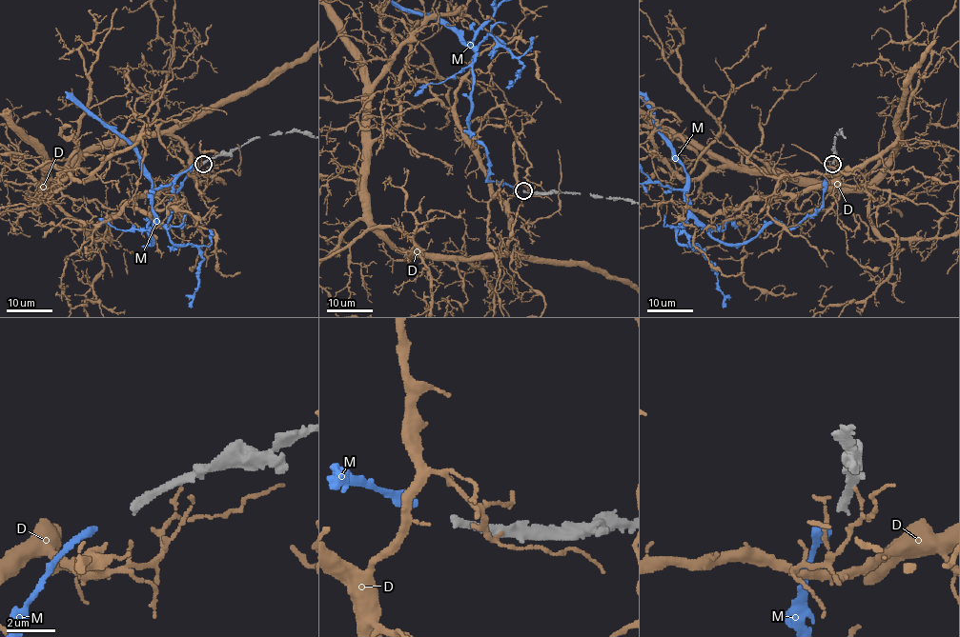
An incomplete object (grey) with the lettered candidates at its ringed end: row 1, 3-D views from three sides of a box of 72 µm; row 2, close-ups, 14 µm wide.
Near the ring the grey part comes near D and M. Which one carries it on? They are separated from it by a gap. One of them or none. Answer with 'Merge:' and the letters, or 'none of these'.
Merge: none of these

